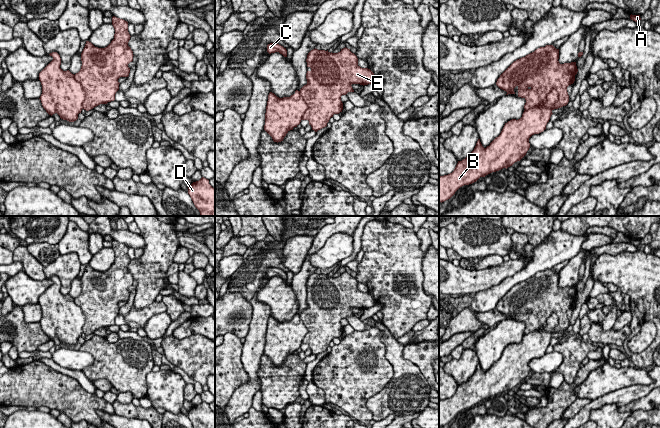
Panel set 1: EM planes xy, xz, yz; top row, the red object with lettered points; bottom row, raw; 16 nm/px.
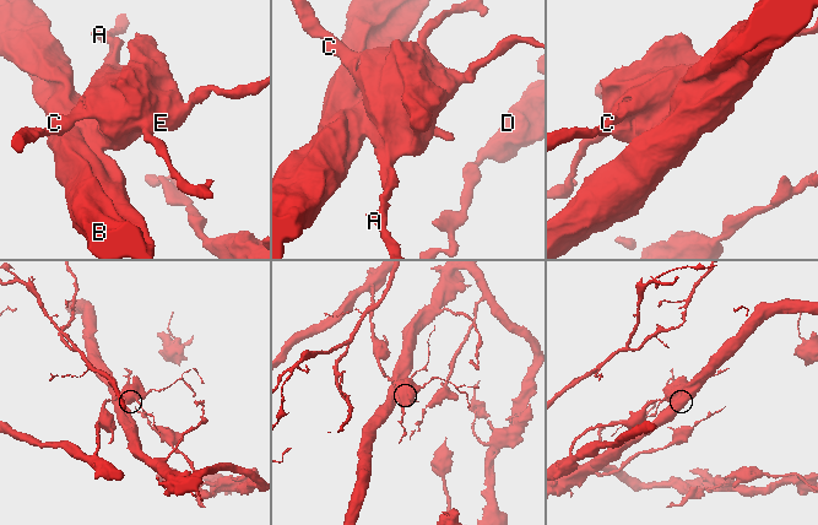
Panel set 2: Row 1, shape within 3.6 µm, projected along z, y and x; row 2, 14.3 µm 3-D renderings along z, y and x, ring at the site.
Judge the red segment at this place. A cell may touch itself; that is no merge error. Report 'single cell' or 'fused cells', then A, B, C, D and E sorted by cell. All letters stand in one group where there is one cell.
fused cells; A C E / B D

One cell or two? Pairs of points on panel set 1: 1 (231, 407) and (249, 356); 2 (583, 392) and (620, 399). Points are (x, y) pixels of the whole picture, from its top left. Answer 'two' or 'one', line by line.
1: one
2: two

